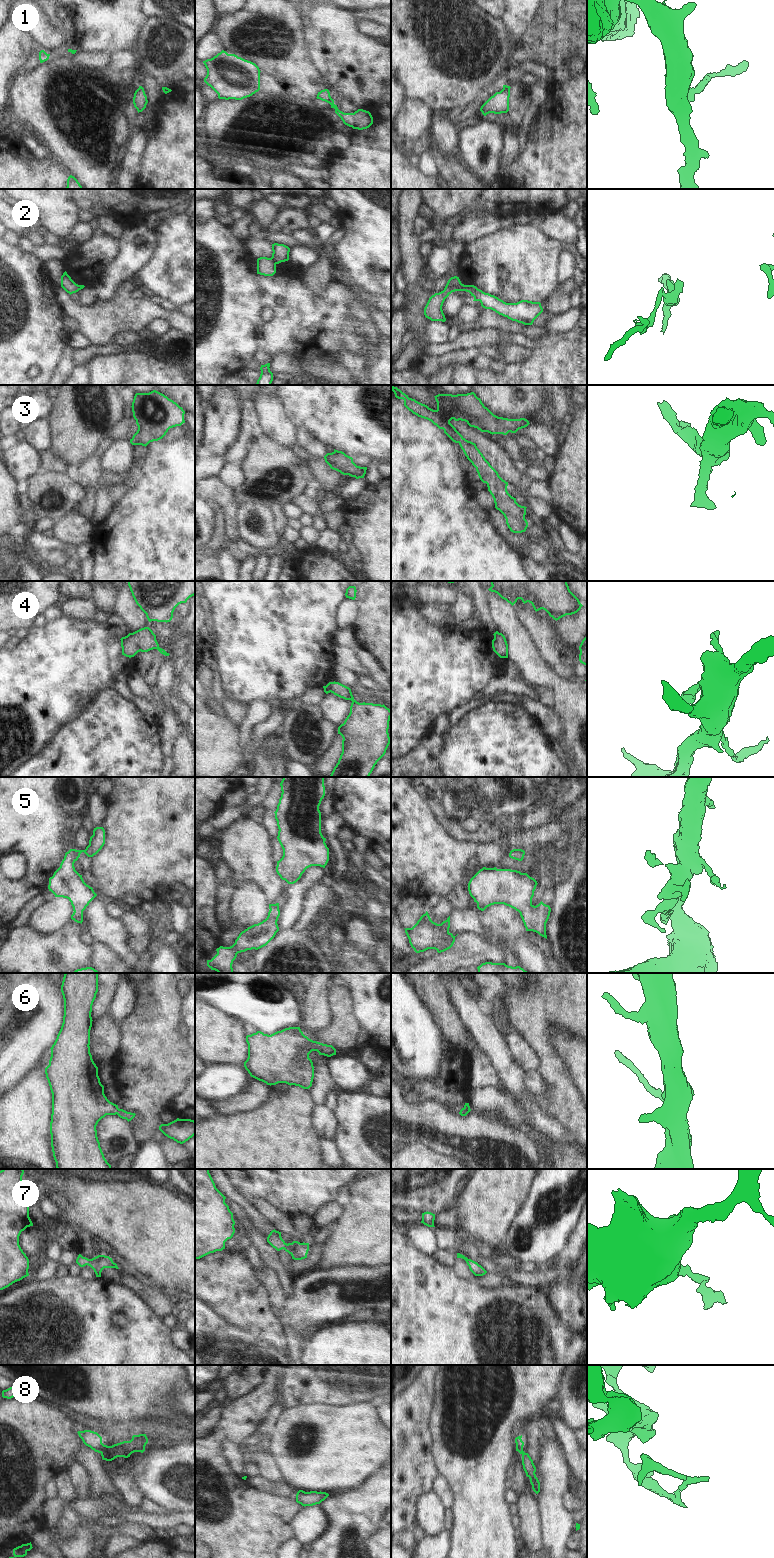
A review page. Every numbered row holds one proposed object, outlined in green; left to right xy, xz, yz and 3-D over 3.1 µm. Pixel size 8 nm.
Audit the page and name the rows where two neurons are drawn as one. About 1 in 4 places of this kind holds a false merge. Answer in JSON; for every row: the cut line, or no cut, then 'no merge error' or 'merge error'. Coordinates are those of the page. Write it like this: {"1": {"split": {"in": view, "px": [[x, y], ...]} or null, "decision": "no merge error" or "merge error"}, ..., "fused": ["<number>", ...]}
{"1": {"split": null, "decision": "no merge error"}, "2": {"split": {"in": "xz", "px": [[270, 258], [275, 264]]}, "decision": "merge error"}, "3": {"split": null, "decision": "no merge error"}, "4": {"split": null, "decision": "no merge error"}, "5": {"split": null, "decision": "no merge error"}, "6": {"split": null, "decision": "no merge error"}, "7": {"split": null, "decision": "no merge error"}, "8": {"split": {"in": "xy", "px": [[104, 1445], [100, 1452]]}, "decision": "merge error"}, "fused": ["2", "8"]}

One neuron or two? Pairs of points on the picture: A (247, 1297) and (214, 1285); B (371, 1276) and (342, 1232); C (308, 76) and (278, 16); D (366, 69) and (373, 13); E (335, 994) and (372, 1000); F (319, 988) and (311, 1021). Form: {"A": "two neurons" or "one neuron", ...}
{"A": "one neuron", "B": "two neurons", "C": "one neuron", "D": "two neurons", "E": "two neurons", "F": "one neuron"}

